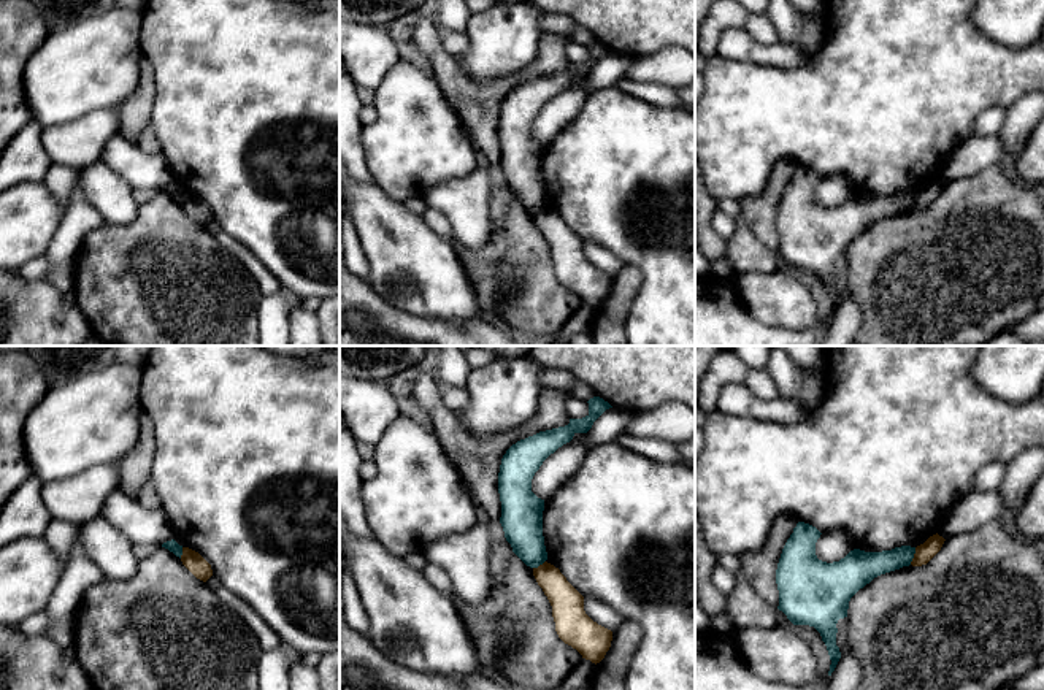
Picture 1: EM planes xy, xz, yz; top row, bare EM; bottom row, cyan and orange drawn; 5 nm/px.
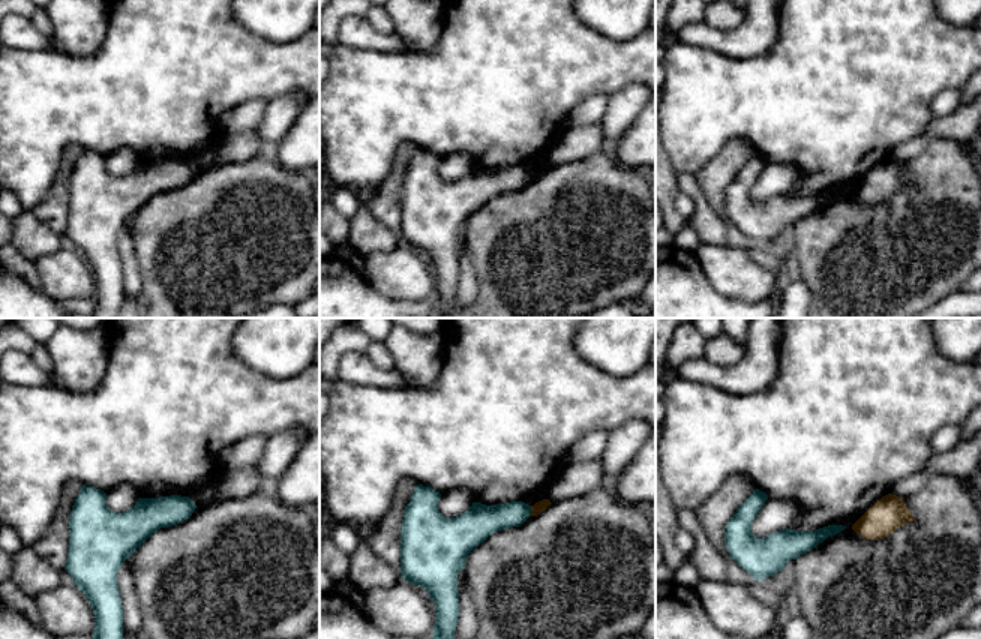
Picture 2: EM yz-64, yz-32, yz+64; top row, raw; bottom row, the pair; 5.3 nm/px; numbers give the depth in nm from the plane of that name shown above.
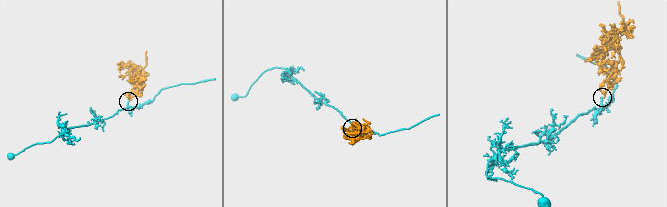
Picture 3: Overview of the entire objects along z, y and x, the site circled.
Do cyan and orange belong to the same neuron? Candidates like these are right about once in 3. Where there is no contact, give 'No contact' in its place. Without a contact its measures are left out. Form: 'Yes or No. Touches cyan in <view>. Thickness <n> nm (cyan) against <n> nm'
No. Touches cyan in yz. Thickness 150 nm (cyan) against 90 nm

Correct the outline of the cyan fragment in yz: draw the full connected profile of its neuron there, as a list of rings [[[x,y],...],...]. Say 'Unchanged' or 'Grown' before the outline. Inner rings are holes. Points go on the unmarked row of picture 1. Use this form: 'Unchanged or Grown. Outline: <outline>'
Unchanged. Outline: [[[804,167],[793,173],[776,214],[777,254],[793,270],[809,270],[820,278],[831,305],[831,320],[841,303],[836,268],[847,262],[850,243],[874,222],[909,211],[915,192],[901,190],[882,197],[854,194],[839,206],[827,208],[816,200],[820,179]]]

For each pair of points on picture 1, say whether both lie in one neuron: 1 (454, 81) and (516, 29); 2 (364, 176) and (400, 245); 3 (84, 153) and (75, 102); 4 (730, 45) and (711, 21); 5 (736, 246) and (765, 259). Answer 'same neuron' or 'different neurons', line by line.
1: different neurons
2: different neurons
3: different neurons
4: different neurons
5: same neuron

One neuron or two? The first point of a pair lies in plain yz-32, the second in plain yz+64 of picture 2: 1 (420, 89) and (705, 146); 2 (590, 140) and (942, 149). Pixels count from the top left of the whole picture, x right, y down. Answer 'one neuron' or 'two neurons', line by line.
1: one neuron
2: two neurons

